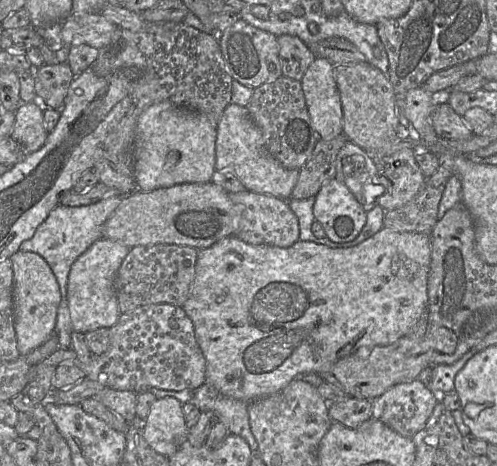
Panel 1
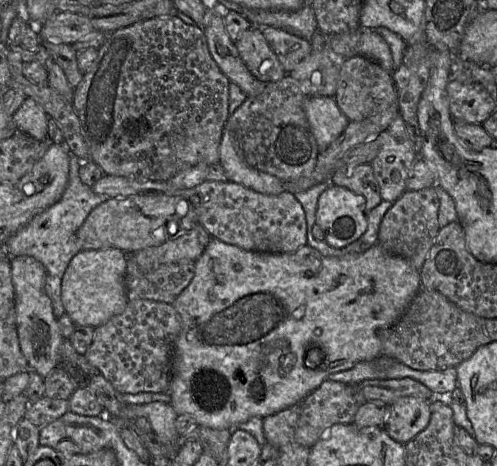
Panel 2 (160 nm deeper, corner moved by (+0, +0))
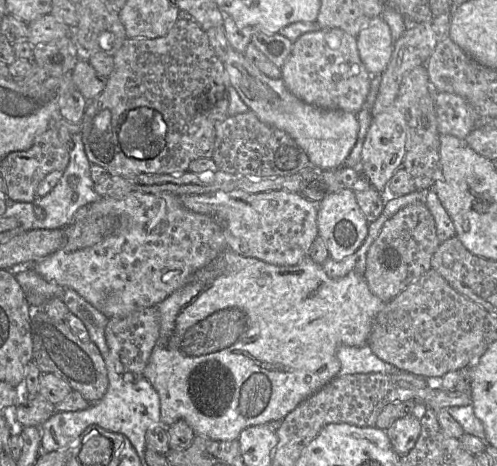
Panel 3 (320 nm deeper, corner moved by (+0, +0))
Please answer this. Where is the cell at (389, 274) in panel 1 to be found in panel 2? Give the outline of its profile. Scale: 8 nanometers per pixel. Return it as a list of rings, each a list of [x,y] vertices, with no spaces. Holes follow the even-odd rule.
[[[211,237],[211,240],[206,246],[204,252],[195,261],[195,274],[192,281],[176,297],[175,301],[172,303],[172,306],[174,307],[174,309],[178,314],[178,318],[181,323],[181,328],[179,335],[174,343],[173,358],[172,358],[171,372],[170,372],[170,383],[168,391],[165,392],[168,393],[171,397],[170,405],[173,407],[177,415],[189,414],[196,420],[197,424],[201,426],[213,429],[233,430],[236,429],[239,424],[248,421],[252,417],[264,418],[266,416],[275,414],[290,406],[300,404],[301,401],[309,393],[317,389],[324,380],[327,380],[330,374],[351,369],[354,367],[354,365],[356,365],[359,362],[373,361],[375,358],[381,355],[382,332],[393,326],[399,320],[399,318],[403,315],[403,313],[405,312],[405,310],[407,309],[407,307],[409,306],[409,304],[411,303],[411,301],[413,300],[413,298],[416,296],[416,294],[419,292],[421,288],[422,286],[421,286],[420,272],[416,270],[405,258],[388,253],[379,243],[376,243],[375,245],[373,245],[363,253],[350,253],[350,254],[345,254],[343,256],[324,256],[317,249],[309,245],[302,246],[293,253],[270,253],[270,252],[244,250],[236,245],[231,245],[221,240],[218,240],[214,237]],[[314,347],[318,348],[321,351],[323,357],[321,363],[315,367],[309,365],[308,362],[310,359],[310,349]]]

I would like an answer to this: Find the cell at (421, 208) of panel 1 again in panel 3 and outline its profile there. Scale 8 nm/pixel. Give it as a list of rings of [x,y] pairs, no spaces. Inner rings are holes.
[[[424,202],[401,208],[384,222],[367,253],[364,277],[370,291],[384,303],[392,300],[431,269],[431,259],[439,244],[434,218]]]

